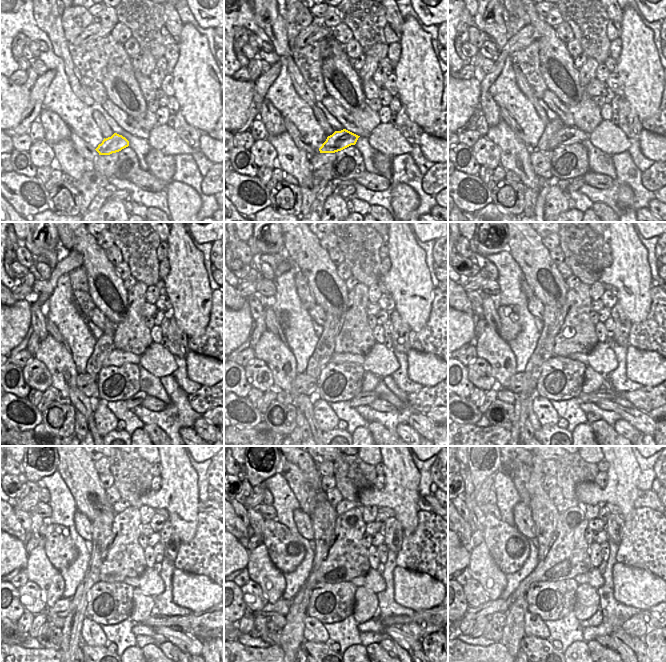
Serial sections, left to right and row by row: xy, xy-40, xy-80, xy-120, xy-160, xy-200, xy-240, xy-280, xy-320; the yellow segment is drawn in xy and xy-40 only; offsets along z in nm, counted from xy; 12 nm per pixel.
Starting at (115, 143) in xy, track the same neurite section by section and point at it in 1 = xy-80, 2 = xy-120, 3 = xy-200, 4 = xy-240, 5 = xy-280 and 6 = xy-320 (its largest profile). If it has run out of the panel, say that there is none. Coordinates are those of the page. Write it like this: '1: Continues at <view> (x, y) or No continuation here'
1: Continues at xy-80 (565, 136)
2: Continues at xy-120 (117, 358)
3: Continues at xy-200 (581, 357)
4: Continues at xy-240 (135, 582)
5: Continues at xy-280 (358, 581)
6: Continues at xy-320 (580, 580)

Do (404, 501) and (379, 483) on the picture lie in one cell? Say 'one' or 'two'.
two

